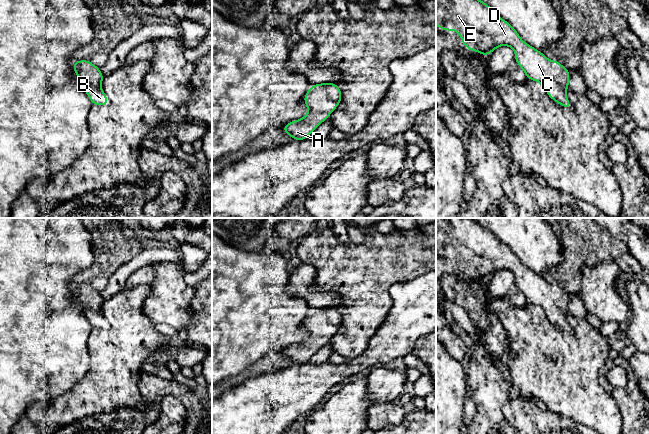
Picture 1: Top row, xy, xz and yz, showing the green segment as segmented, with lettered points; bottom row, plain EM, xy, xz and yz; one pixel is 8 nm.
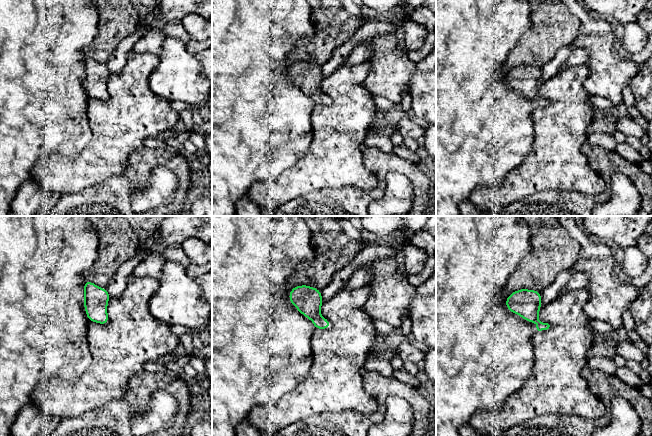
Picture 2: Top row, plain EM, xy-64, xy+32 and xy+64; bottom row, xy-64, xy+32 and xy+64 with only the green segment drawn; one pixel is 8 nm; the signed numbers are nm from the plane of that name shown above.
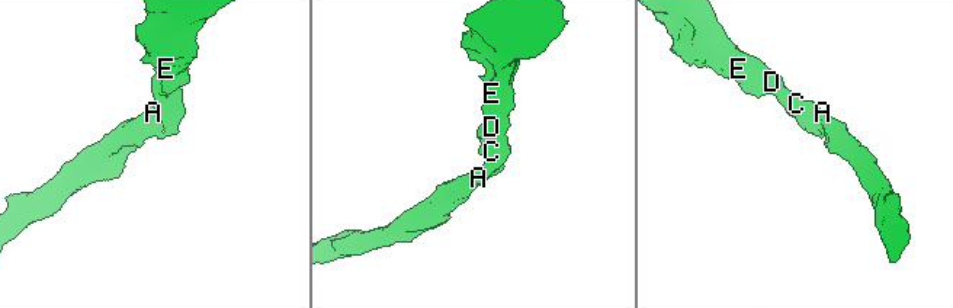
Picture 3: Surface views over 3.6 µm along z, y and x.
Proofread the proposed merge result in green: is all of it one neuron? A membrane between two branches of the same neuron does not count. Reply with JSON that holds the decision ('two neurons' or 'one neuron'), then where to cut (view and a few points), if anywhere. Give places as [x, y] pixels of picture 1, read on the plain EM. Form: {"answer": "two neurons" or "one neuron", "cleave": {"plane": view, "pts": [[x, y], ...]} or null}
{"answer": "one neuron", "cleave": null}

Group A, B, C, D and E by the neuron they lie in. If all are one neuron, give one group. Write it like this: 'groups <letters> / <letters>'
groups A B C D E

